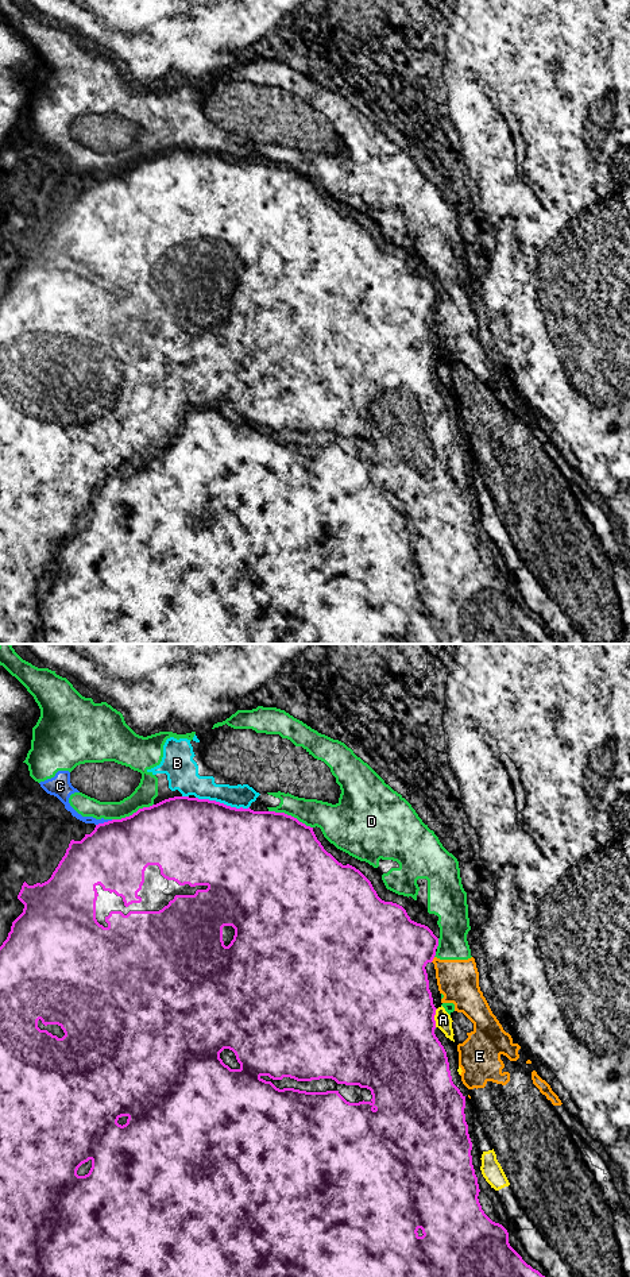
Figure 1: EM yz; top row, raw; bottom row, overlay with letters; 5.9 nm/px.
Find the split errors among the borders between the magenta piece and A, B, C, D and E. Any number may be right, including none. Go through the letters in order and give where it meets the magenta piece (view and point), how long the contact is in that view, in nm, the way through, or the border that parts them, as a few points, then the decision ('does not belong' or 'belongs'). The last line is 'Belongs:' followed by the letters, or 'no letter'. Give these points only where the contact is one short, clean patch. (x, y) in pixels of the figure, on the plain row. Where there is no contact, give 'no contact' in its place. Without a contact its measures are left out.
A: yz (433, 370) | 110 nm | along yz (437, 361), (435, 378) | does not belong
B: yz (223, 155) | 320 nm | does not belong
C: yz (104, 174) | 110 nm | along yz (112, 172), (96, 177) | does not belong
D: yz (290, 168) | 280 nm | does not belong
E: yz (432, 312) | 40 nm | does not belong
Belongs: no letter

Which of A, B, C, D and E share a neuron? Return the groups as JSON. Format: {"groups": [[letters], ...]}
{"groups": [["A", "B", "C", "D", "E"]]}

